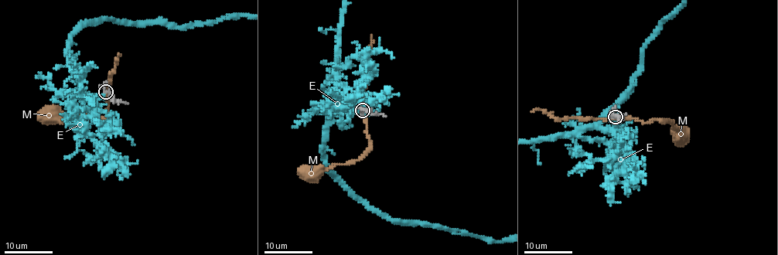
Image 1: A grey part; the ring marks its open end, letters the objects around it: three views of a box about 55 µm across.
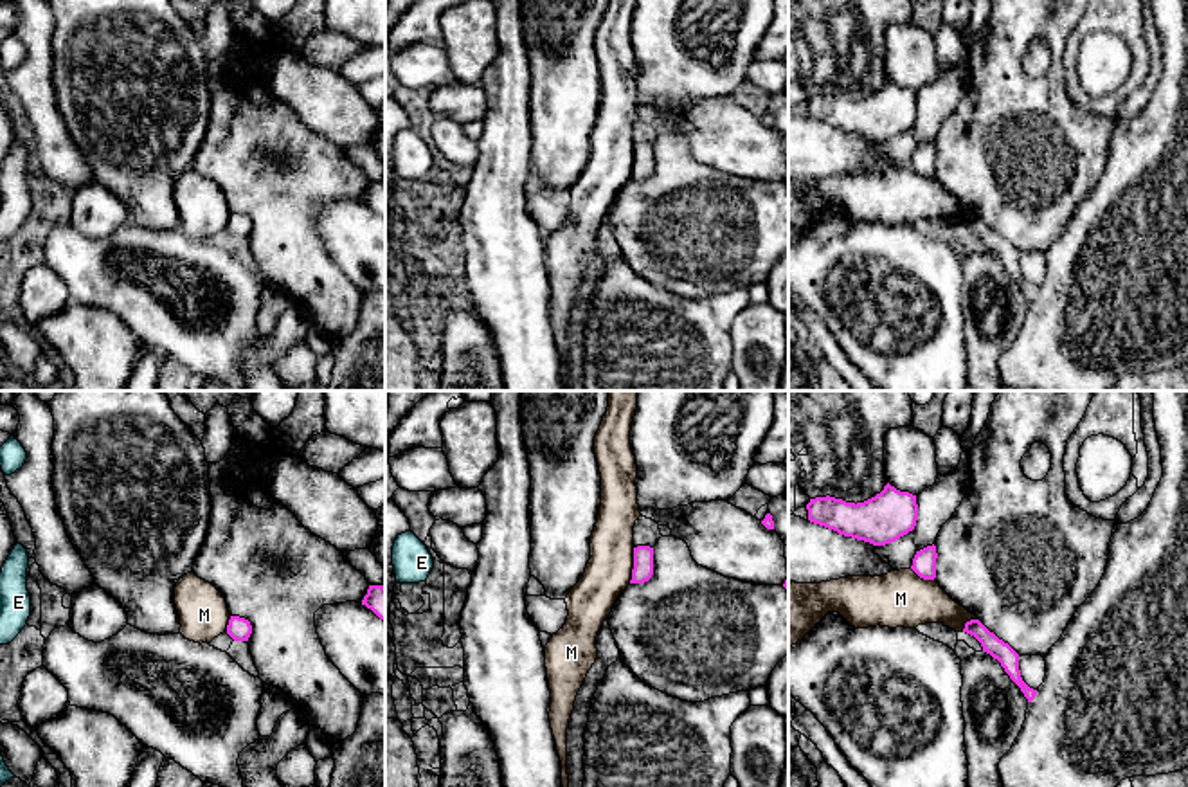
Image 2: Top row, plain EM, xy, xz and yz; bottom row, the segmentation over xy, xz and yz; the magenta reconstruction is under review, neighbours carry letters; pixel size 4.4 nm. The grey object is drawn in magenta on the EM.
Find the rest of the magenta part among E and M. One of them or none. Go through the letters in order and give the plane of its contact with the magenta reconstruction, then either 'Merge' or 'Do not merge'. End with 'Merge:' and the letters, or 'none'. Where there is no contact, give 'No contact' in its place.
E: No contact. Merge
M: Touches magenta in xz. Do not merge
Merge: E

